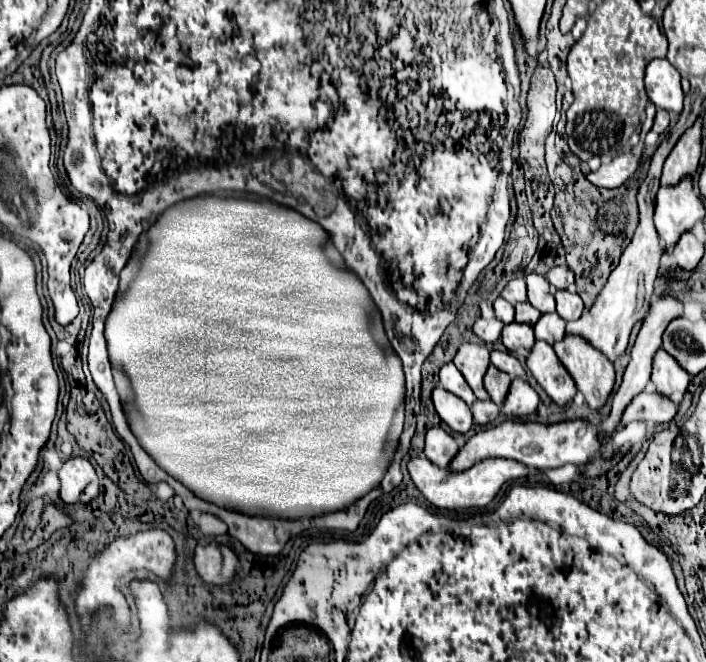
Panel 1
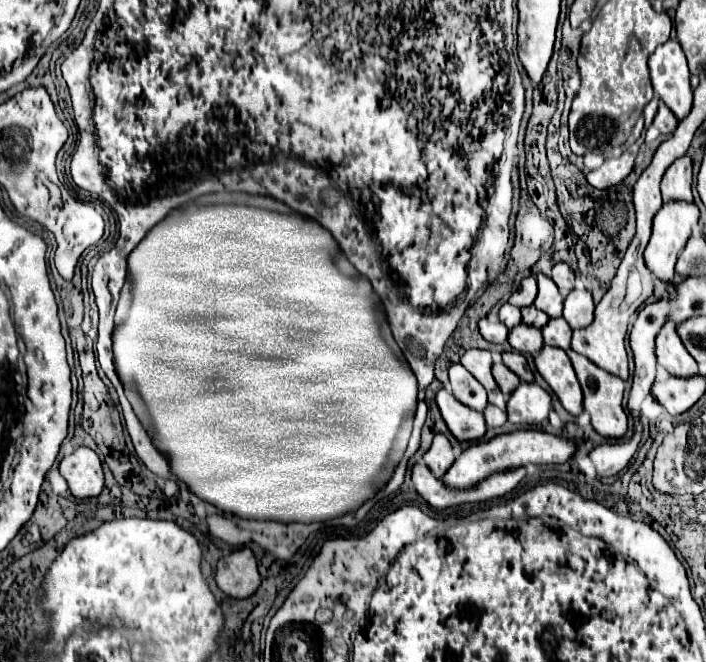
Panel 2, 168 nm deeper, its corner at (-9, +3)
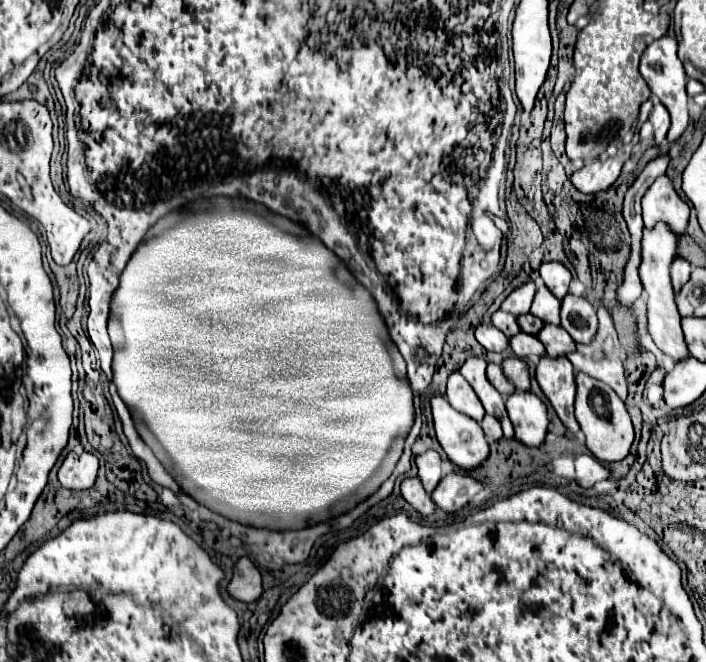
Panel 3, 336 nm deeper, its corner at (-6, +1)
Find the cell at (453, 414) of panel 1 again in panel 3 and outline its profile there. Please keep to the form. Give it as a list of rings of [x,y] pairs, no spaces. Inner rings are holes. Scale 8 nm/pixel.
[[[444,396],[432,398],[436,438],[448,458],[464,470],[476,468],[488,456],[488,442],[476,420],[454,410]]]

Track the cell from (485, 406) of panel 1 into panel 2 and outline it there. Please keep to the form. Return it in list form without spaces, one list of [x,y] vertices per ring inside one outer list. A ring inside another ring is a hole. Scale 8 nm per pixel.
[[[489,404],[483,414],[485,414],[485,420],[487,420],[487,426],[489,426],[489,428],[503,426],[503,424],[507,422],[507,414],[505,414],[503,410],[499,410],[497,406],[493,406],[493,404]]]

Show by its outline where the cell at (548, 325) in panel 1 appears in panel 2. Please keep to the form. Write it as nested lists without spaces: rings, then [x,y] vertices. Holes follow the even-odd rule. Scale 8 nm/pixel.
[[[563,318],[549,320],[541,328],[541,332],[543,332],[543,338],[545,338],[545,344],[547,346],[557,346],[557,348],[569,350],[569,344],[571,344],[571,328],[569,328],[569,324]]]

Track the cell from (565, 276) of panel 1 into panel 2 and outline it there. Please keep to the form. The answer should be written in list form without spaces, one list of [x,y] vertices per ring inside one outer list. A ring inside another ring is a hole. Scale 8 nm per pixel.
[[[559,262],[553,266],[551,270],[551,280],[557,284],[557,288],[561,290],[561,294],[569,294],[573,288],[573,280],[575,280],[575,272],[565,264]]]

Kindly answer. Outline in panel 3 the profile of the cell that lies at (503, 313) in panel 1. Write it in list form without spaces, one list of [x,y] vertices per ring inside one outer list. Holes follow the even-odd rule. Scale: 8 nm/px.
[[[498,310],[498,312],[492,314],[492,324],[494,324],[498,330],[502,330],[508,338],[512,338],[514,334],[520,332],[518,322],[516,322],[516,316],[512,316],[512,314],[508,314],[508,312],[502,312],[502,310]]]

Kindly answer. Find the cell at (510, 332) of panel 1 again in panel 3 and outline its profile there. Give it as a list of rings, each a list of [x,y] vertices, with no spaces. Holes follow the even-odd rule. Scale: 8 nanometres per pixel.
[[[518,332],[510,338],[510,348],[518,358],[540,358],[544,356],[542,342],[536,336],[530,336],[526,332]]]

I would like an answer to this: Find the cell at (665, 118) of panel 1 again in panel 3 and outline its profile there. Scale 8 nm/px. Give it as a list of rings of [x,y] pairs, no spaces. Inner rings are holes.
[[[656,102],[654,104],[654,110],[650,114],[650,122],[654,126],[654,136],[656,136],[656,144],[662,144],[666,140],[666,134],[668,134],[668,128],[670,128],[670,116],[668,116],[668,110]]]

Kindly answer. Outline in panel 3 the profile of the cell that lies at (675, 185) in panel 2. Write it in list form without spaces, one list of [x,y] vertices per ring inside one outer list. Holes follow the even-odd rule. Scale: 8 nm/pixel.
[[[664,174],[656,178],[656,182],[648,188],[648,192],[642,198],[642,216],[644,226],[650,228],[656,222],[666,222],[674,228],[674,232],[684,234],[688,226],[690,206],[686,200],[680,198],[680,194],[674,188],[674,182]]]

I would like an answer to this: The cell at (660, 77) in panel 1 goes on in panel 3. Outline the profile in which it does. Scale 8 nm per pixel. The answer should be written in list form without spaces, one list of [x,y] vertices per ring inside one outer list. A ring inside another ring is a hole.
[[[662,36],[662,38],[652,42],[644,50],[642,60],[640,60],[640,74],[644,76],[644,80],[650,86],[652,94],[658,96],[658,100],[670,112],[670,118],[672,118],[672,126],[668,130],[668,140],[670,142],[676,142],[682,136],[682,132],[688,128],[688,122],[690,122],[690,116],[688,116],[688,94],[686,94],[686,74],[684,74],[684,66],[682,66],[682,62],[680,62],[676,52],[678,52],[676,38]]]

